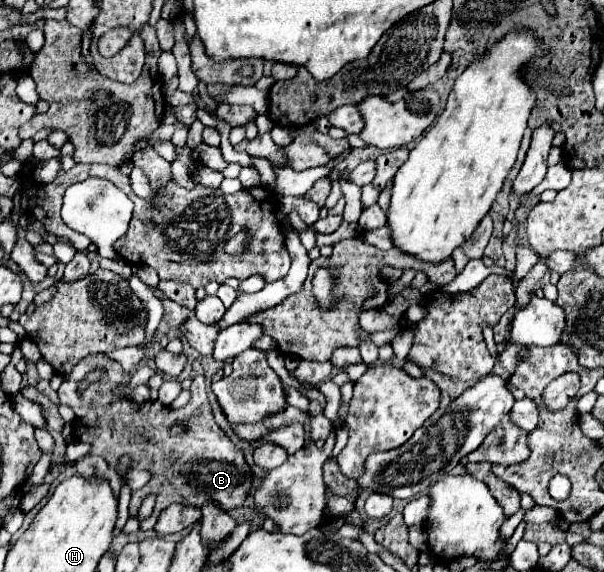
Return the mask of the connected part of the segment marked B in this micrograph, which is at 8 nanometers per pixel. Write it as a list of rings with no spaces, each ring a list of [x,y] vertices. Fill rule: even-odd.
[[[89,355],[73,367],[57,393],[59,403],[65,403],[75,411],[73,439],[89,443],[91,455],[101,455],[111,469],[119,469],[119,459],[127,455],[131,459],[131,467],[151,473],[151,479],[143,489],[131,491],[131,517],[137,517],[139,507],[147,495],[157,497],[151,519],[141,521],[141,531],[151,529],[157,521],[157,515],[171,503],[201,509],[201,505],[213,501],[225,511],[241,505],[248,497],[247,481],[251,481],[251,469],[245,463],[243,453],[233,447],[229,437],[213,421],[211,409],[207,405],[203,375],[193,377],[193,383],[189,387],[191,399],[185,407],[167,409],[159,401],[135,403],[129,397],[117,393],[119,371],[123,371],[123,367],[117,361],[111,361],[107,355]],[[95,369],[103,369],[105,373],[99,381],[89,383],[83,391],[79,391],[81,381]],[[173,423],[181,423],[185,431],[181,435],[171,435]]]

